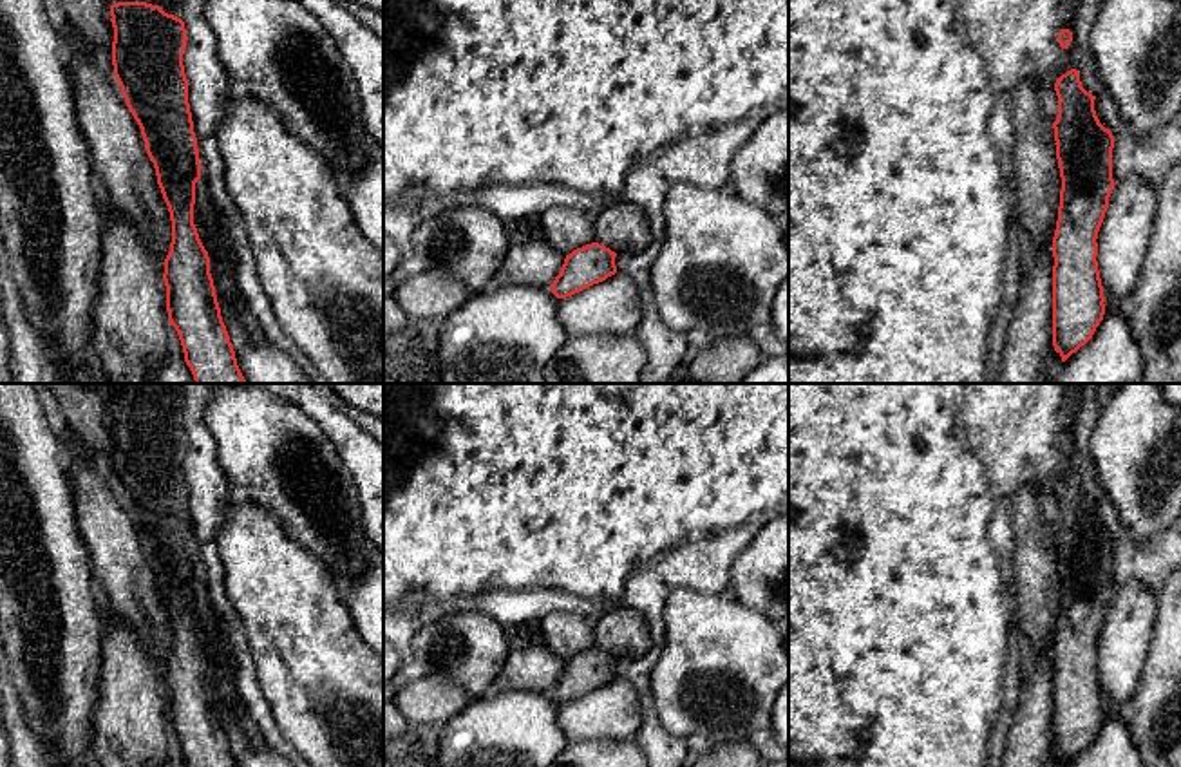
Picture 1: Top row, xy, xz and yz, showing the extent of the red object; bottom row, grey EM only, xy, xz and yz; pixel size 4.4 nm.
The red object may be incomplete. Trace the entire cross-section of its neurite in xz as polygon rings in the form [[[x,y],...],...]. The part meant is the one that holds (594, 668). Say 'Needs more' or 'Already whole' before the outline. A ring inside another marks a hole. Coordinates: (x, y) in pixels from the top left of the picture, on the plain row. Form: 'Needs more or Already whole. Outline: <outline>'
Already whole. Outline: [[[591,648],[566,660],[550,696],[557,704],[572,702],[617,678],[617,658],[604,649]]]

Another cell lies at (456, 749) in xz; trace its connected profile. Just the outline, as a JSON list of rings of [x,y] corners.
[[[523,689],[472,700],[443,725],[438,763],[439,767],[548,767],[568,745],[557,724],[557,709],[559,704],[550,693]]]

